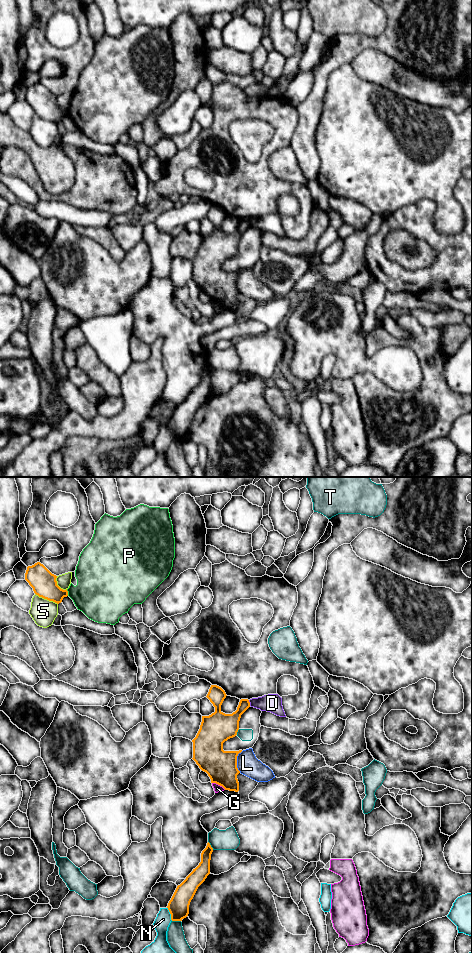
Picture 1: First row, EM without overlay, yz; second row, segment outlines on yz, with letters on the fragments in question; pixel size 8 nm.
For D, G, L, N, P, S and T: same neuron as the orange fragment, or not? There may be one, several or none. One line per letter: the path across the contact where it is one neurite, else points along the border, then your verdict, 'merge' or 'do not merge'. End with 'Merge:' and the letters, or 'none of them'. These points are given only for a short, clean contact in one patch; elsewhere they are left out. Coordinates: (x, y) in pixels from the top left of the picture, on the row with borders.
D: along yz (248, 700), (250, 705) | do not merge
G: along yz (212, 782), (221, 785), (225, 789) | do not merge
L: do not merge
N: do not merge
P: do not merge
S: do not merge
T: do not merge
Merge: none of them

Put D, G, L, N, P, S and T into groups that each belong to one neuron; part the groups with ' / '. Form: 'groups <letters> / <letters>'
groups D / G / L / N / P / S / T

